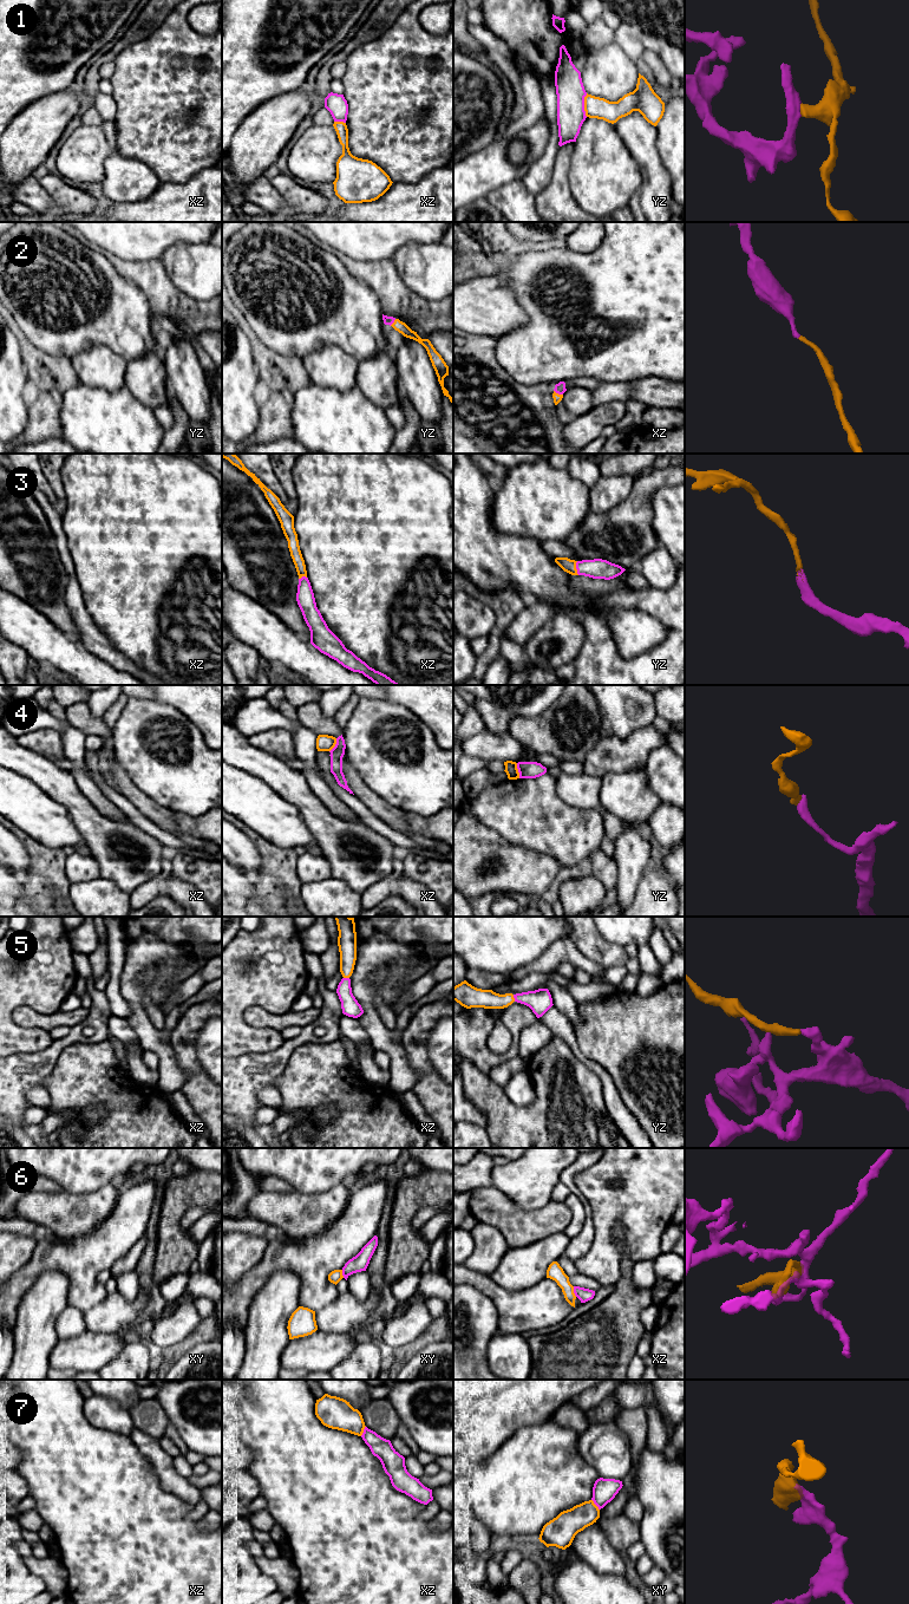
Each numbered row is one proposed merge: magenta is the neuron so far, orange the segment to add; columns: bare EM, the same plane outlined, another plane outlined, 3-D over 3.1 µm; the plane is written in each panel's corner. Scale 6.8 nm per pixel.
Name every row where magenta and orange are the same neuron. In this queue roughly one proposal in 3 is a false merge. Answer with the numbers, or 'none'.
2, 3, 5

